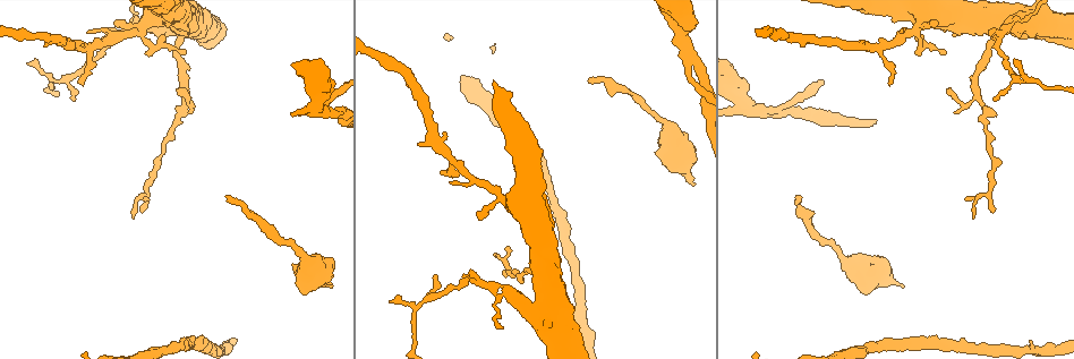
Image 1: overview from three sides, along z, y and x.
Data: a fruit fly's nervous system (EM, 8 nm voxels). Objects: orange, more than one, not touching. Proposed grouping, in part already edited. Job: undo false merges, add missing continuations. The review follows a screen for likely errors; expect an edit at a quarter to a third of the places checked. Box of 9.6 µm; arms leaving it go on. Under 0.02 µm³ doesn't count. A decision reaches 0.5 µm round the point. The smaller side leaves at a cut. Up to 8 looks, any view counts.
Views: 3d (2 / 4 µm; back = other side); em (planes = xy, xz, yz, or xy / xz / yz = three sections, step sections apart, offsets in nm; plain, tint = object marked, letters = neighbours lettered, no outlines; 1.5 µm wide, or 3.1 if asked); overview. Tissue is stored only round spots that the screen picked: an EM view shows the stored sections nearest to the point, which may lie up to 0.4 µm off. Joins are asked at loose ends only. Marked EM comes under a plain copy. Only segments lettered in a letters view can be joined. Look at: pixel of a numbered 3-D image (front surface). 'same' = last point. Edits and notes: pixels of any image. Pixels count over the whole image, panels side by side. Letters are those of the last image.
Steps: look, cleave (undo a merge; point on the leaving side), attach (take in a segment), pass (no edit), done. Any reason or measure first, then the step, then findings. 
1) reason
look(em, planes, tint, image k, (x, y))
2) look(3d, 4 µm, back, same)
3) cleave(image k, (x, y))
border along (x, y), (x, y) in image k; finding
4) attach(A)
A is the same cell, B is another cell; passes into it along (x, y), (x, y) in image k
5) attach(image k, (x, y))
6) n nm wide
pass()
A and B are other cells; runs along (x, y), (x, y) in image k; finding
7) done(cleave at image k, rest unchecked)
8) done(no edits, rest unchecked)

branch stops here
look(em, planes, letters, image 1, (992, 98))

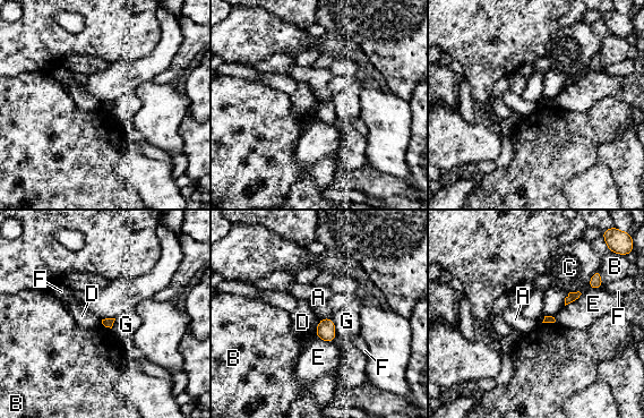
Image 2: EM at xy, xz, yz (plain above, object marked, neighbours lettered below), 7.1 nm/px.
pass()
A, B, C, D, E, F and G are other cells; border along (319, 320), (319, 324), (315, 329) in image 2; no lettered segment goes on from it

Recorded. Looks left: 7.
tapers out
look(em, planes, letters, image 1, (587, 80))

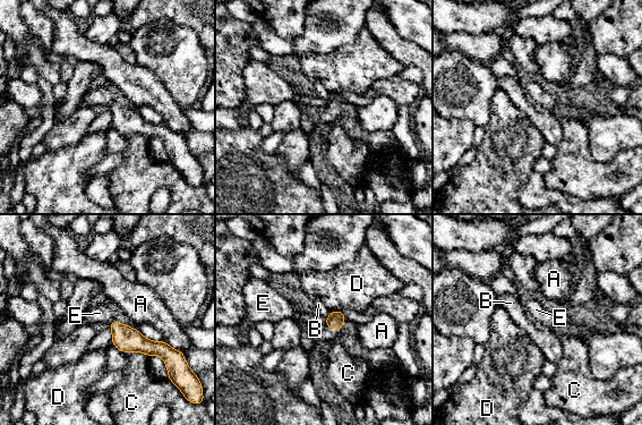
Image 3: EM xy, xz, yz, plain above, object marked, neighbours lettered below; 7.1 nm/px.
C touches over 180 nm
attach(E)
E is the same cell, A, B, C and D are other cells; passes into it along (334, 321), (332, 328), (326, 333) in image 3; it goes on there

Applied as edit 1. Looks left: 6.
look(em, yz, step 4, letters, image 1, (332, 286))

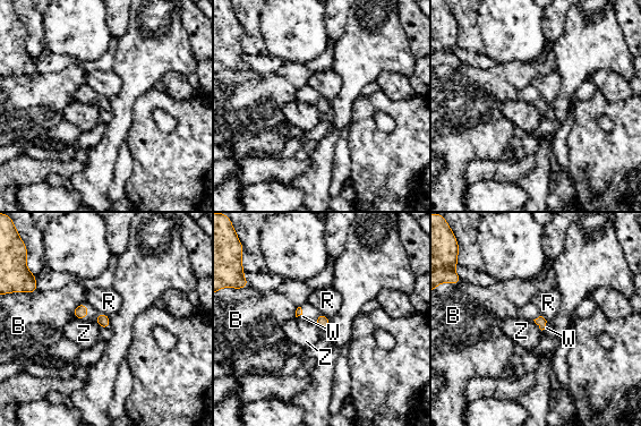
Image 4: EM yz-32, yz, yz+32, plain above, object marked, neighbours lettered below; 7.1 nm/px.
look(em, planes, letters, same)

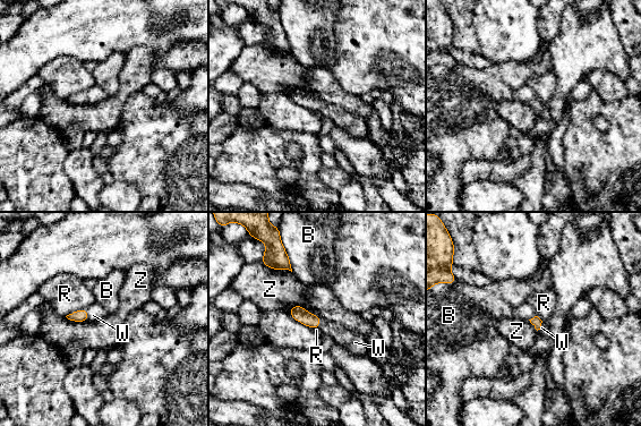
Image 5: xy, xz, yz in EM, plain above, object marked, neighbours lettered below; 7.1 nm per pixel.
attach(W)
W is the same cell, B, R and Z are other cells; passes into it along (80, 315), (87, 314), (95, 311) in image 5; the neuron continues

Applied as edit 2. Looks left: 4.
look(overview)

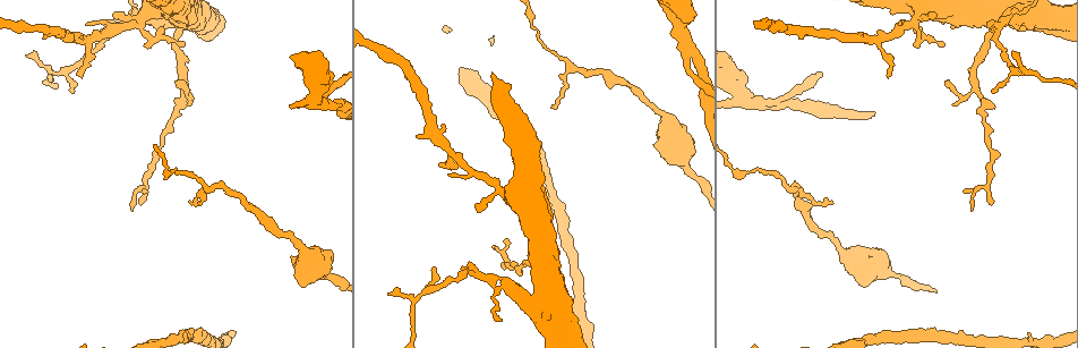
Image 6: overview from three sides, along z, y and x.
sharp bend
look(3d, 4 µm, back, image 6, (683, 31))

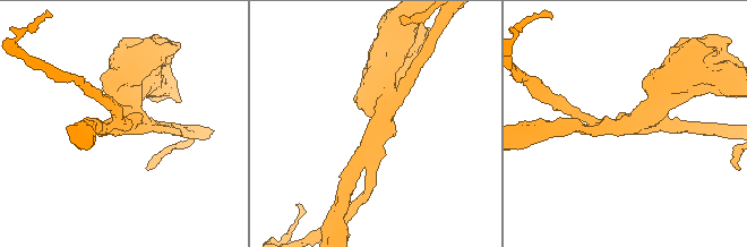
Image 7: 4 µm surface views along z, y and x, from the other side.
3 arms; arms of 170, 200, 220 nm
look(em, yz, step 8, letters, image 7, (629, 125))

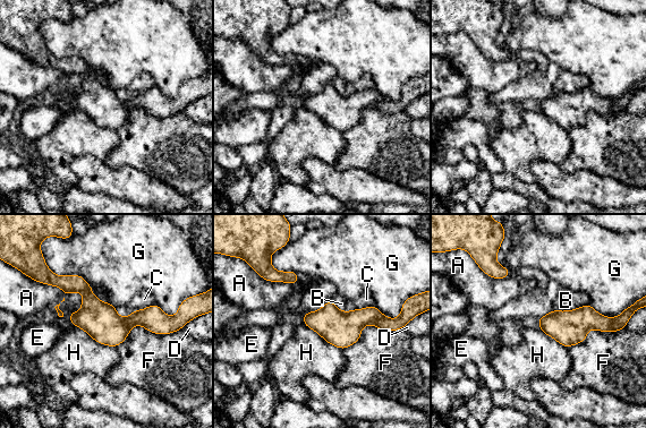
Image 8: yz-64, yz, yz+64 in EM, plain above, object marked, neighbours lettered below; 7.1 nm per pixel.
220 nm wide
cleave(image 8, (152, 318))
A, B, C, D, E, F, G and H are other cells; border along (124, 318), (133, 325) in image 8; a second neuron is stuck on

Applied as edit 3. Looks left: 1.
done(attach at image 3, attach at image 5, cleave at image 8, rest unchecked)

